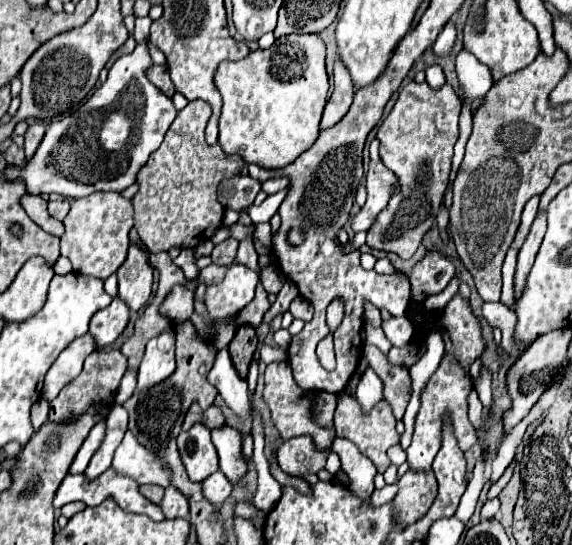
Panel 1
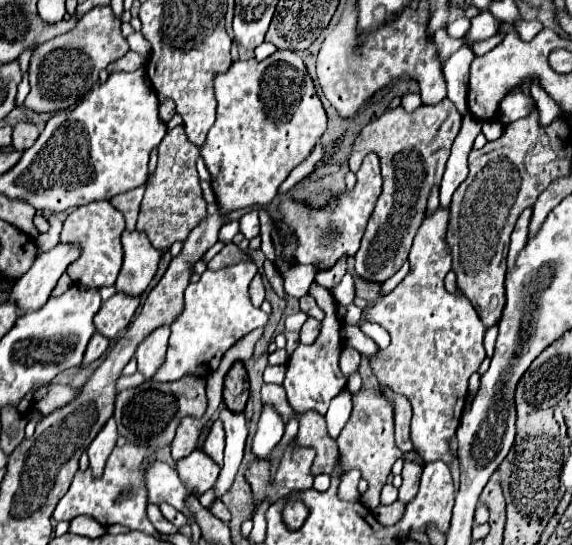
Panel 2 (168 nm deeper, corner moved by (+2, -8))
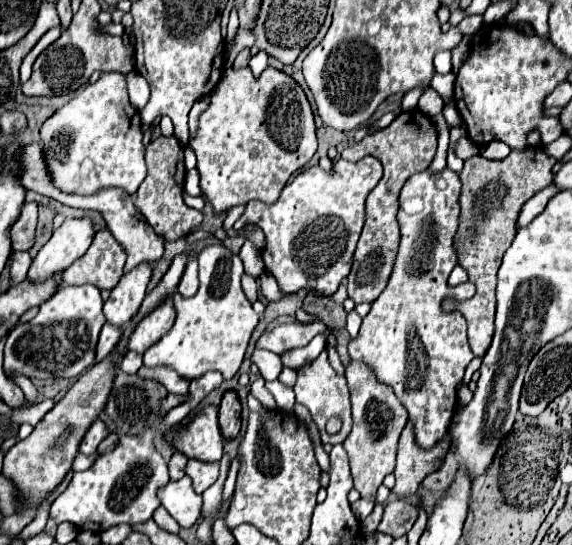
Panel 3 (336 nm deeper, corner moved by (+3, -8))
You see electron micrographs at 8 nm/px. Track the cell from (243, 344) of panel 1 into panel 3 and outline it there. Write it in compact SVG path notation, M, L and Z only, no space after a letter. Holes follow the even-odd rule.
M226 390L220 402L220 412L218 412L218 422L224 438L234 438L238 434L240 412L242 412L242 404L238 400L238 394L234 390Z

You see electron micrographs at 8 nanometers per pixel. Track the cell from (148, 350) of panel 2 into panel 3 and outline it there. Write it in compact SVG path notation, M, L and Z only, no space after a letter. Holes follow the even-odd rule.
M168 298L136 326L136 330L132 332L128 340L128 350L138 352L138 354L146 352L146 348L150 348L154 340L162 340L162 336L170 332L174 318L176 318L176 312L172 306L172 298Z

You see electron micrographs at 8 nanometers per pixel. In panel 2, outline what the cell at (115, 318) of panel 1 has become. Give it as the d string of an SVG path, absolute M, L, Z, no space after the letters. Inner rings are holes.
M115 292L107 302L101 304L101 310L93 318L97 332L103 332L103 336L113 340L121 330L127 328L137 306L139 306L139 298L133 298L123 292Z

